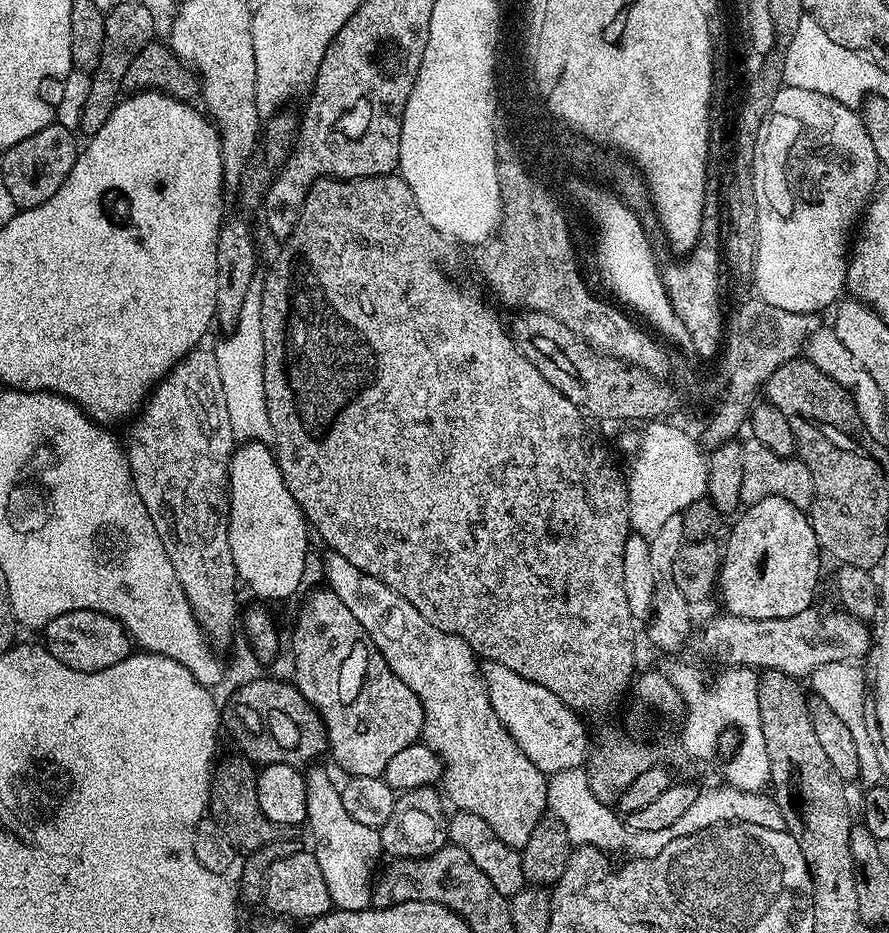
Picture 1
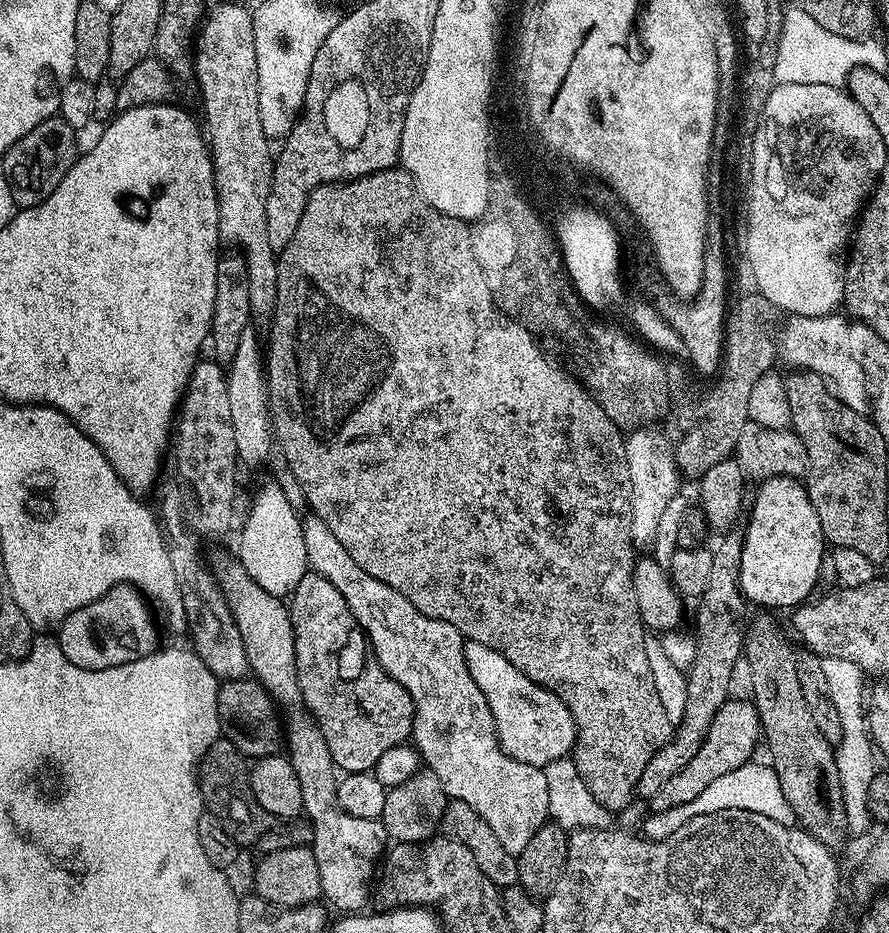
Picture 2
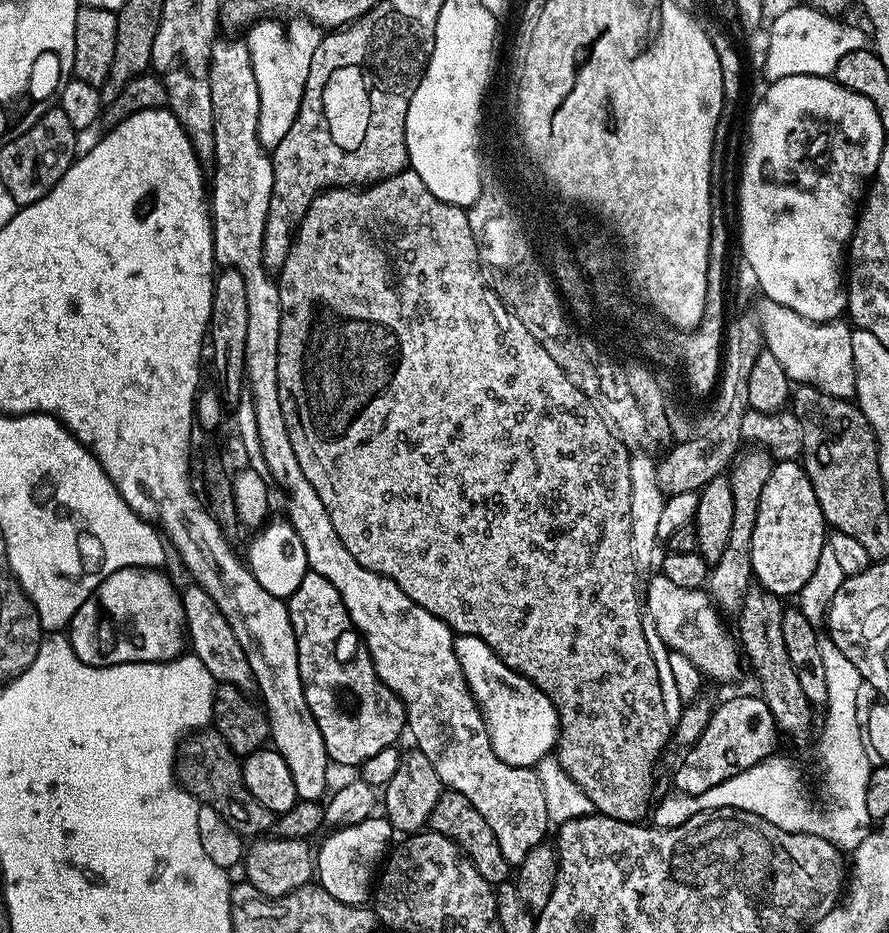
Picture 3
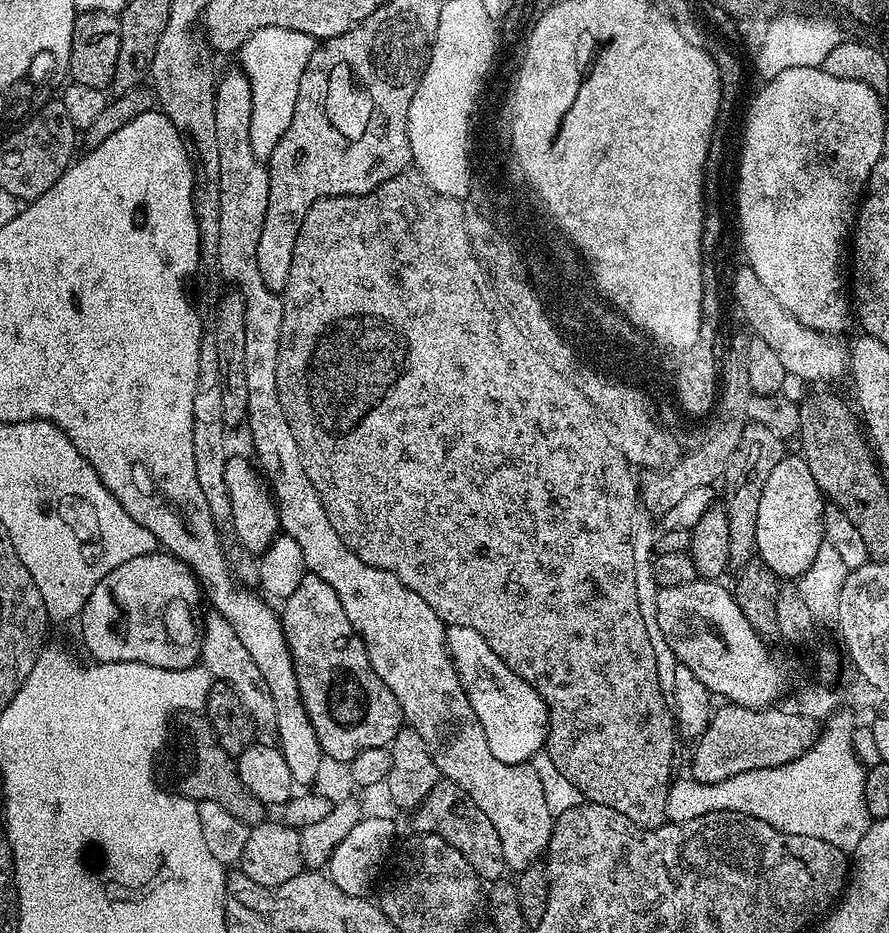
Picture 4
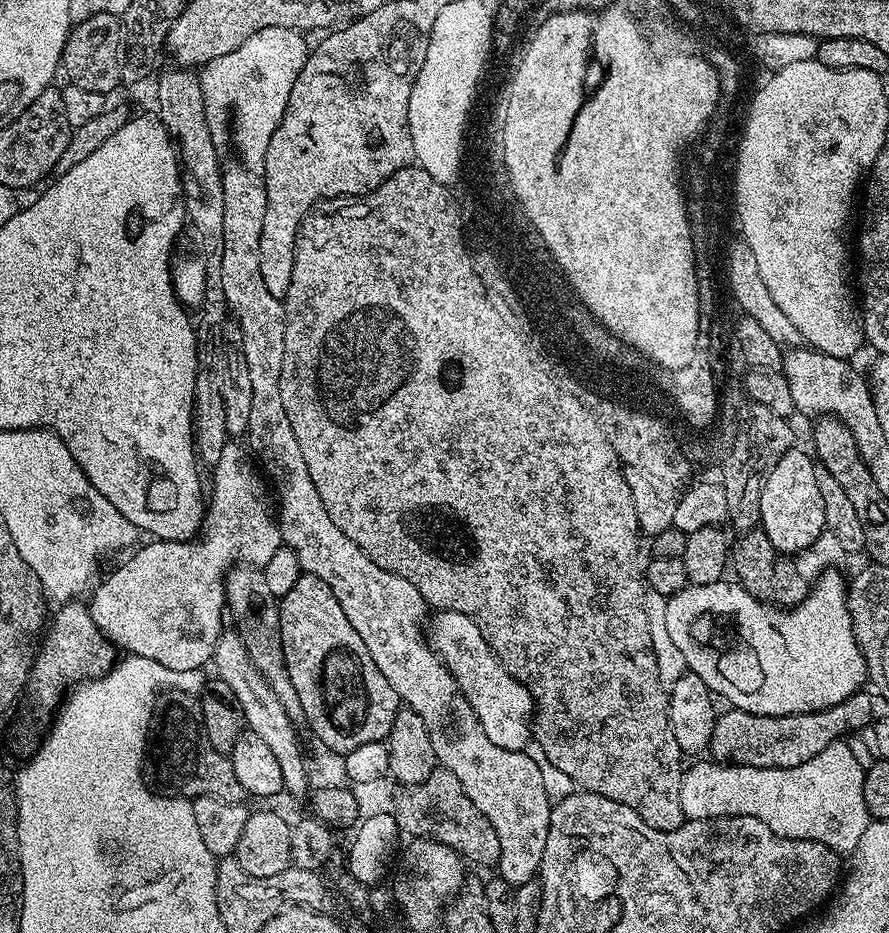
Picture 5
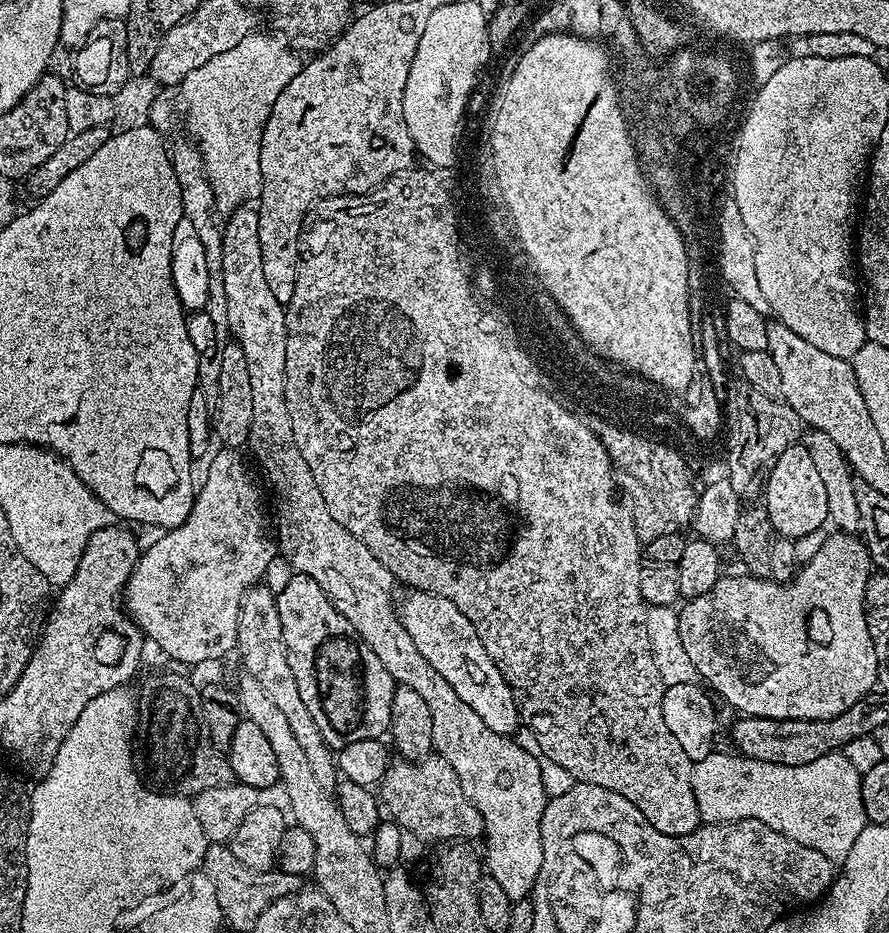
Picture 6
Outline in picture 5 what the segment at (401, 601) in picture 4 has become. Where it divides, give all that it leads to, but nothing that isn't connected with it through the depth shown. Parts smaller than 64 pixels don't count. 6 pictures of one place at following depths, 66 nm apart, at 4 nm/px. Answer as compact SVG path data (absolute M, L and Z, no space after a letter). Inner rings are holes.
M239 162L227 165L224 168L224 201L226 210L223 211L225 234L222 255L223 293L228 299L231 315L242 330L246 367L250 370L250 387L254 390L246 444L251 455L258 461L263 475L270 481L270 488L278 505L280 539L287 547L296 551L298 562L304 572L322 578L322 582L326 582L326 586L334 590L334 598L338 598L342 614L350 618L350 626L354 626L362 642L366 642L366 650L370 650L374 666L382 670L386 682L394 686L401 701L418 714L422 714L422 722L426 722L426 730L430 730L430 742L434 742L434 754L439 767L450 770L456 775L458 782L462 782L462 790L466 790L470 802L474 802L474 806L478 806L478 810L486 814L490 826L494 826L494 834L498 834L500 847L498 875L513 886L537 879L542 854L546 850L546 834L550 830L553 805L553 801L549 800L546 794L546 786L542 786L542 770L538 770L538 762L534 762L534 758L527 751L502 750L502 746L494 746L494 742L486 738L486 730L482 730L458 682L440 661L432 645L426 642L425 629L423 627L420 629L420 615L426 611L422 594L418 594L418 590L410 586L406 578L390 574L382 570L382 566L370 562L368 555L358 546L354 546L354 542L350 542L350 538L346 538L346 534L342 534L342 530L334 526L334 518L326 514L326 506L322 506L322 498L318 498L318 490L314 490L314 478L310 478L310 470L306 470L306 458L302 458L298 438L294 438L294 430L290 430L290 418L286 418L286 406L282 406L280 383L284 361L284 302L274 298L274 294L266 290L266 282L262 282L262 269L258 263L262 218L266 218L266 190L263 179Z

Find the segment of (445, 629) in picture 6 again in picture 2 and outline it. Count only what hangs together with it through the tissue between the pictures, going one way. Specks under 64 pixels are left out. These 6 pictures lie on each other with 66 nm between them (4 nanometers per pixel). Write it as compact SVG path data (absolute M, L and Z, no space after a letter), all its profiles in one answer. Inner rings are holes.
M465 640L464 657L470 678L478 682L478 690L490 706L494 718L496 737L500 748L518 762L526 762L535 768L555 760L563 760L576 747L576 723L566 706L550 690L530 682L526 674L514 670L510 662L498 650L482 646L482 642Z

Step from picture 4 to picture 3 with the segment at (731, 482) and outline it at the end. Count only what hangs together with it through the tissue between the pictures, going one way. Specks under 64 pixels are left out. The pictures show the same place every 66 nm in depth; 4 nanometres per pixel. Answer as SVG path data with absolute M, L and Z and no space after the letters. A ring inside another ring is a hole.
M764 450L745 451L731 465L730 479L734 494L734 522L730 526L730 542L726 550L722 550L722 558L711 565L706 591L712 597L721 613L739 613L748 589L753 583L752 574L752 539L754 538L754 522L758 522L758 502L762 502L762 486L766 486L766 478L770 478L773 457Z

